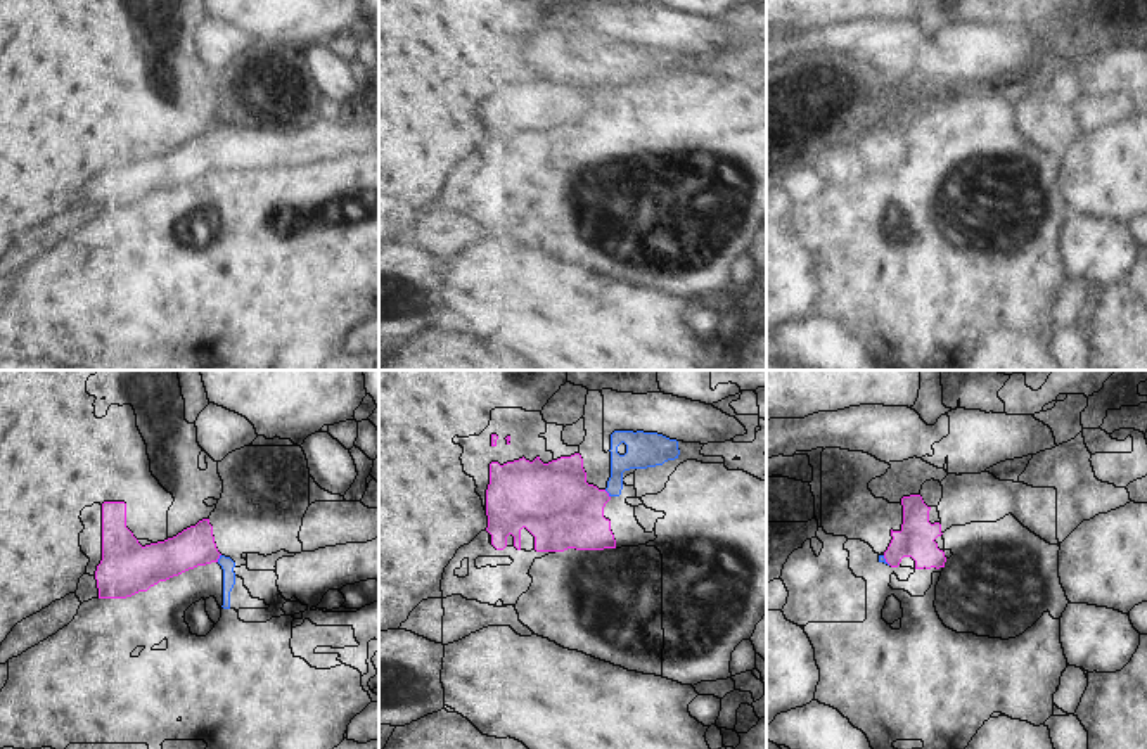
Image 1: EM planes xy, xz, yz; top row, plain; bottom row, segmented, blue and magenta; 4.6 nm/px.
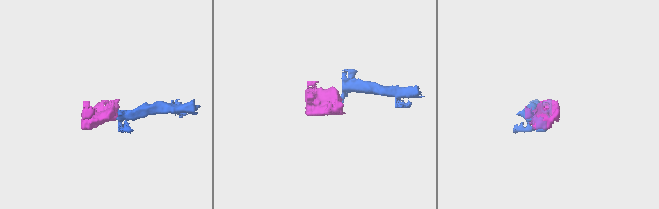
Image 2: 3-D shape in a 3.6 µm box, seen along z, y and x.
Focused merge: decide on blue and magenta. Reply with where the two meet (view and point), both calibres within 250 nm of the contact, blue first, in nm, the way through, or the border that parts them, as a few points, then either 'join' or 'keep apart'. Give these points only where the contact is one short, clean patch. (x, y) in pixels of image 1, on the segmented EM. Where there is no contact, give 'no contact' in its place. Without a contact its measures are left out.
xy (220, 557) | 70/180 nm | keep apart

